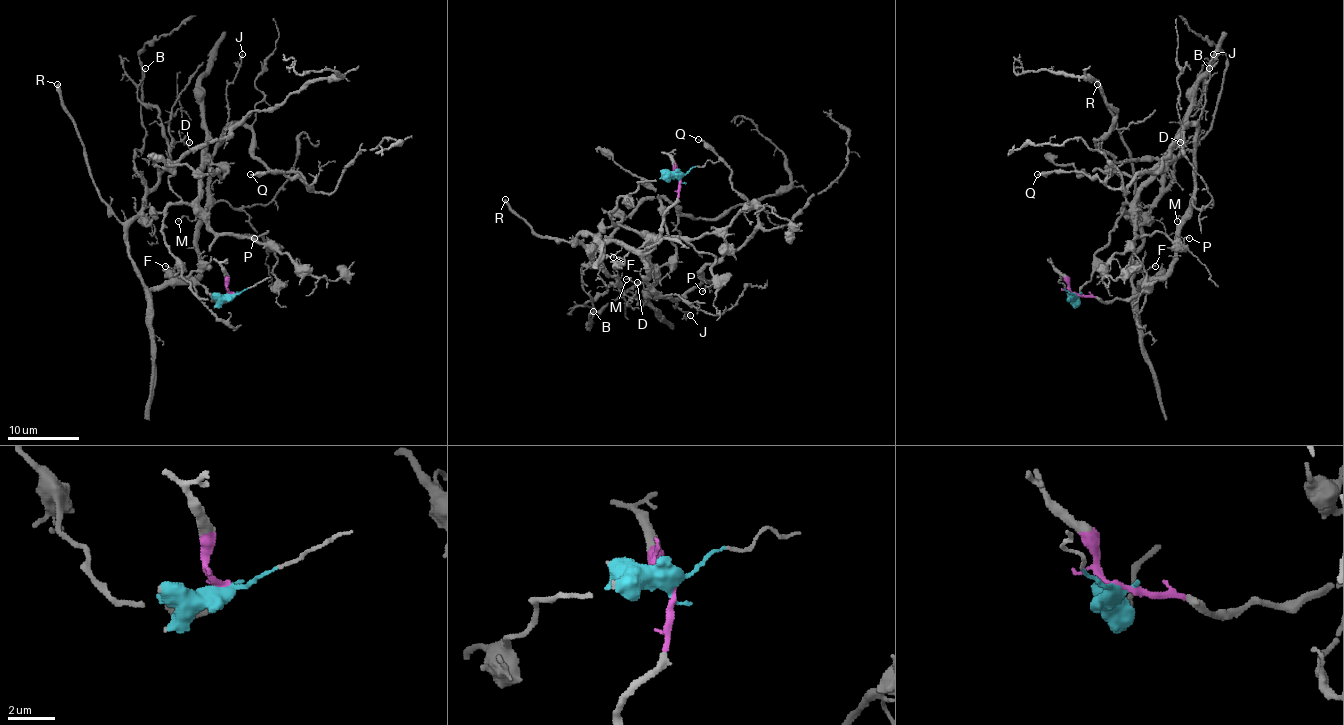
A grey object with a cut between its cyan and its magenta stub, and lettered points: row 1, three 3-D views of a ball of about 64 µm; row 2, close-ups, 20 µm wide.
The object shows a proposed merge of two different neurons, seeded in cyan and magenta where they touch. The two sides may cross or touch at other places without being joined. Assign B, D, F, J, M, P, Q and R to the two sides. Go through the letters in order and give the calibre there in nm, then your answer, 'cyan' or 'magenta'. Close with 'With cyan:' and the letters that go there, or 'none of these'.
B: calibre 140 nm; magenta
D: calibre 110 nm; magenta
F: calibre 140 nm; magenta
J: calibre 200 nm; magenta
M: calibre 130 nm; magenta
P: calibre 130 nm; cyan
Q: calibre 160 nm; magenta
R: calibre 380 nm; magenta
With cyan: P

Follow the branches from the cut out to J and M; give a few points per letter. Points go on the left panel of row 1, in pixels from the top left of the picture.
J: (231, 294), (213, 299), (196, 280), (197, 226), (208, 207), (210, 155), (226, 125), (226, 87), (242, 53)
M: (231, 294), (226, 301), (215, 299), (196, 280), (199, 258), (197, 224), (185, 215), (178, 221)

